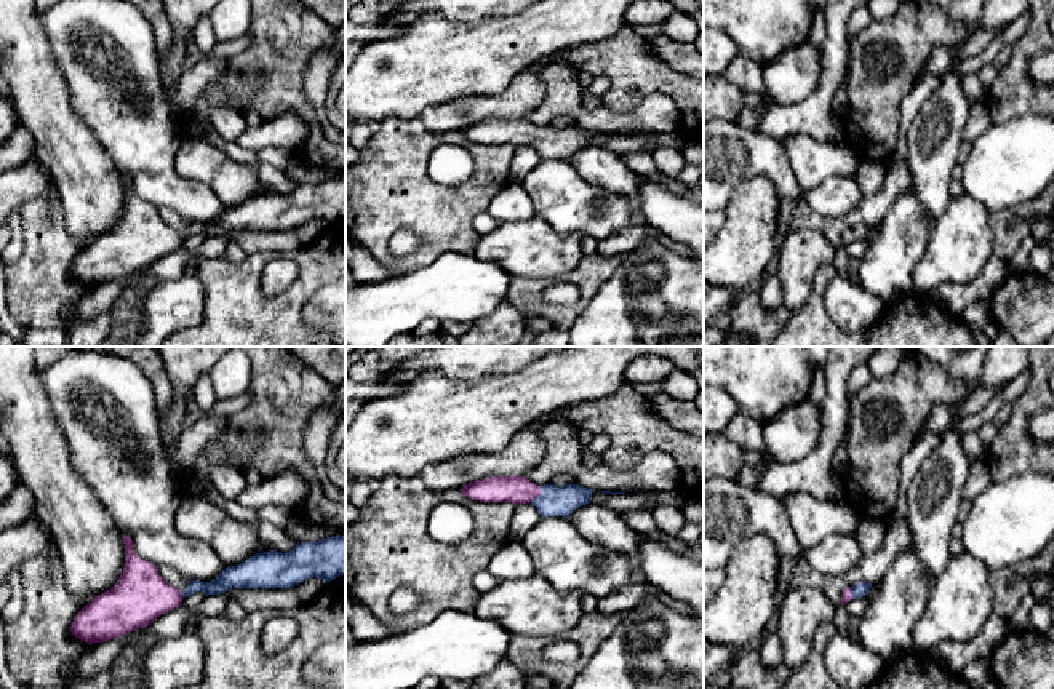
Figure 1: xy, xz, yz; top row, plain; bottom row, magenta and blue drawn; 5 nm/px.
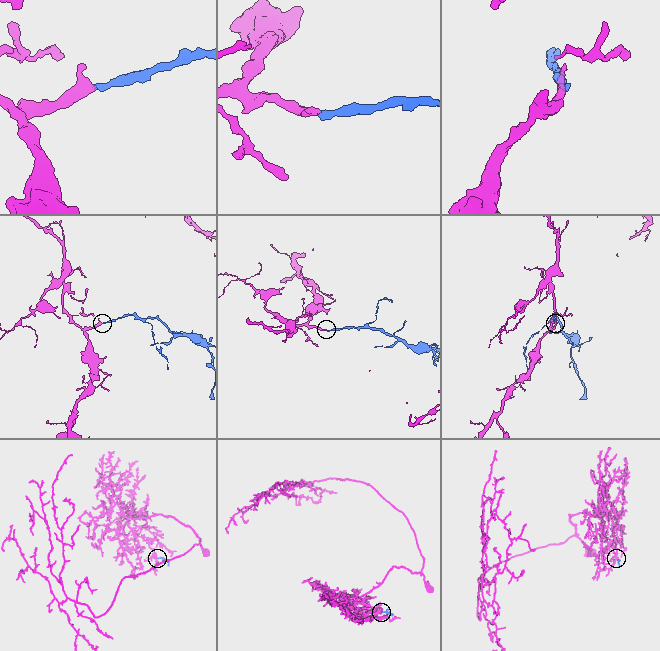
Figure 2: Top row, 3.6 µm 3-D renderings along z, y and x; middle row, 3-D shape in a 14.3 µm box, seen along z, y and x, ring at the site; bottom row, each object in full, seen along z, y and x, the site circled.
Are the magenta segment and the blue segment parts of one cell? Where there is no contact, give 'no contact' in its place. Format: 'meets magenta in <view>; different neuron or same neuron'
meets magenta in xz; same neuron

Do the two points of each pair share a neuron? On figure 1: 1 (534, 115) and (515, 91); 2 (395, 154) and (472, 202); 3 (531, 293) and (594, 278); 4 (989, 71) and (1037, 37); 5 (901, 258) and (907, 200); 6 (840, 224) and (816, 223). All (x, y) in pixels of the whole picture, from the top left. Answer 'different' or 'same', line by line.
1: different
2: same
3: same
4: different
5: same
6: same

